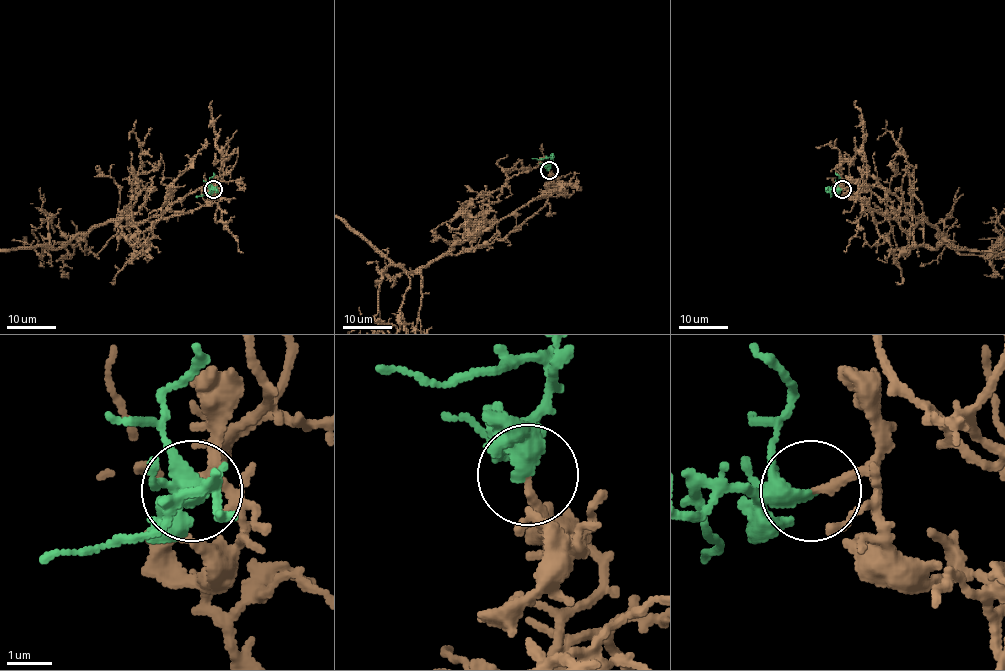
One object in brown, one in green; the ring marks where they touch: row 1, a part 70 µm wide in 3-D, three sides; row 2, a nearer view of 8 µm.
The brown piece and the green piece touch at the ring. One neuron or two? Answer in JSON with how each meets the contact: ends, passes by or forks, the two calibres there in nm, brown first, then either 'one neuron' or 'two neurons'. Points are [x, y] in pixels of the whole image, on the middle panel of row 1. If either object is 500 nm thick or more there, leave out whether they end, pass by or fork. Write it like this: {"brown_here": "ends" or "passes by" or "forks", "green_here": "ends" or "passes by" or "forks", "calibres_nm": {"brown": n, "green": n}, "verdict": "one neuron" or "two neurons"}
{"brown_here": "ends", "green_here": "passes by", "calibres_nm": {"brown": 190, "green": 360}, "verdict": "one neuron"}

